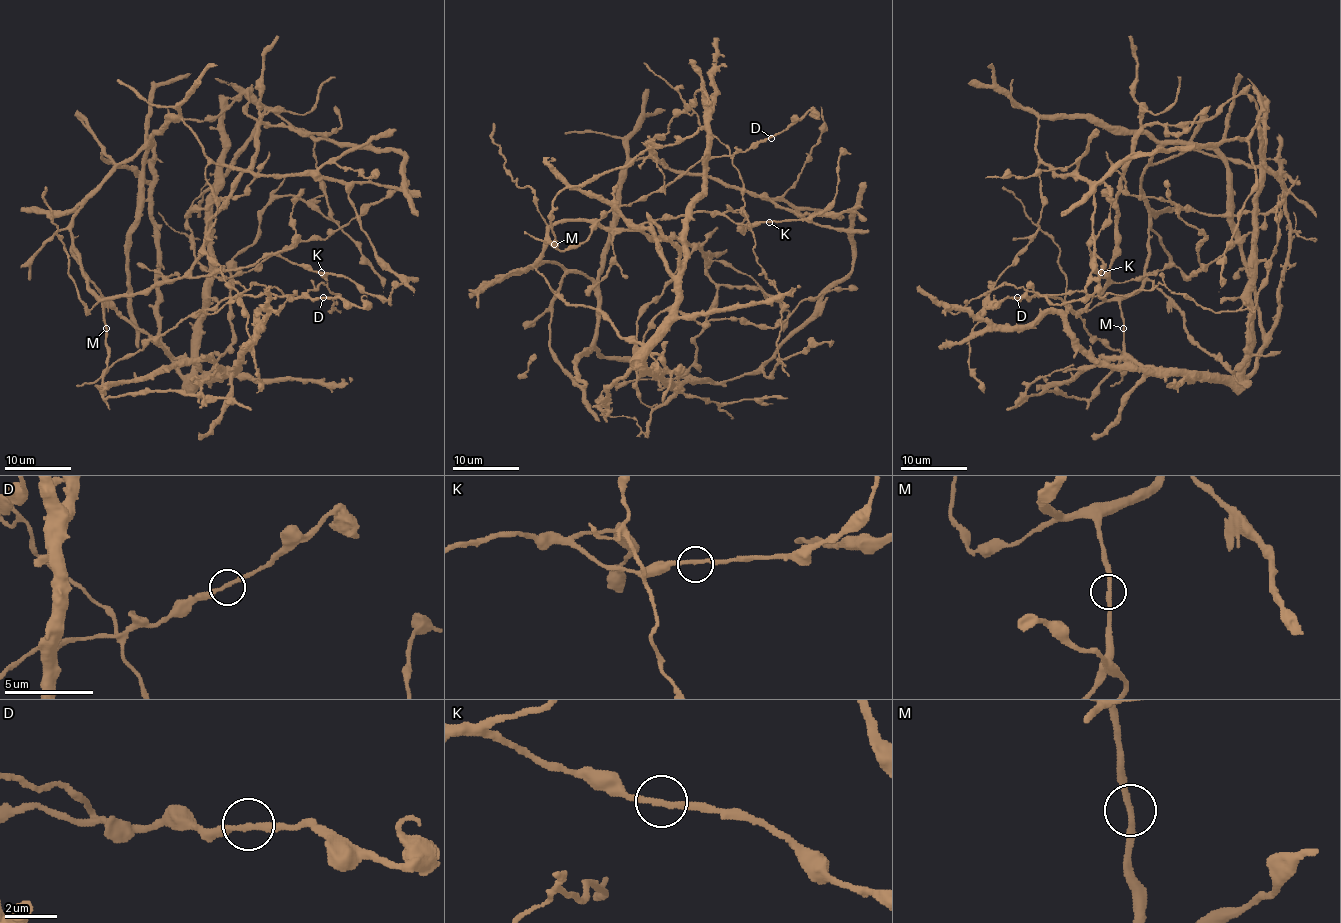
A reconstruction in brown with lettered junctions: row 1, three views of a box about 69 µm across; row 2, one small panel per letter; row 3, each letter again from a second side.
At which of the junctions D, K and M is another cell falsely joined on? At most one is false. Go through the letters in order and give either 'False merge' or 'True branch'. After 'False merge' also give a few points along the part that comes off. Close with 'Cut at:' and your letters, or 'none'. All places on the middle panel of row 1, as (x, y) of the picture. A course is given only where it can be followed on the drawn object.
D: True branch
K: True branch
M: True branch
Cut at: none

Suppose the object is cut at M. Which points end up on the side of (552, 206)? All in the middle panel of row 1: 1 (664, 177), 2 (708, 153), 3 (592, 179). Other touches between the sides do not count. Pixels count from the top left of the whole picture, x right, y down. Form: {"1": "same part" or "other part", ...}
{"1": "same part", "2": "other part", "3": "same part"}

